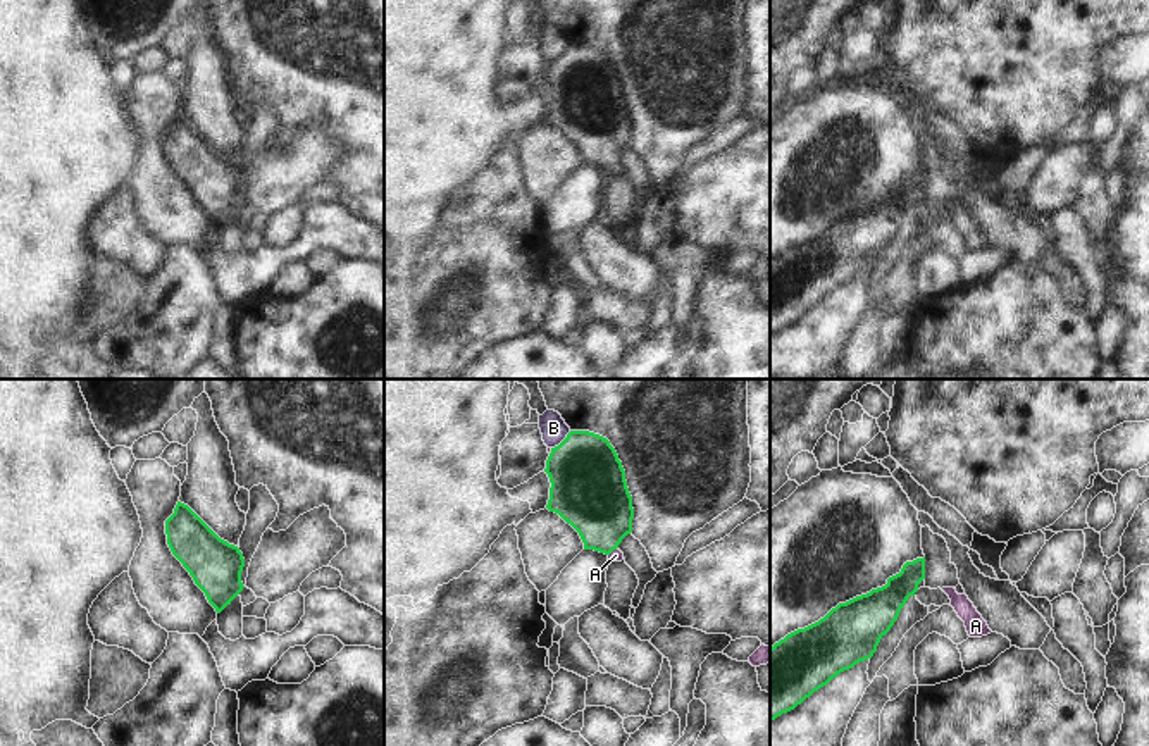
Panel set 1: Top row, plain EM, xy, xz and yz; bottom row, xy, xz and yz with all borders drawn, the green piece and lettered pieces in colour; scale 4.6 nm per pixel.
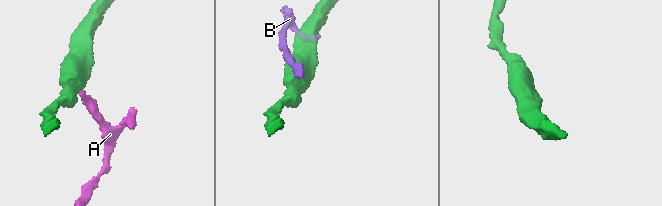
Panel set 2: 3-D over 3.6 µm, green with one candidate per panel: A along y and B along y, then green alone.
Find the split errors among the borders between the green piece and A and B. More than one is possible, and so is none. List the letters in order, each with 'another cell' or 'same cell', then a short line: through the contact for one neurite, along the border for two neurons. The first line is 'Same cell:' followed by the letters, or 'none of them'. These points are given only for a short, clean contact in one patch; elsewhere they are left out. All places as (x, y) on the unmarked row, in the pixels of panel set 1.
Same cell: A
A: same cell | xz (595, 114), (612, 164), (615, 169)
B: another cell

